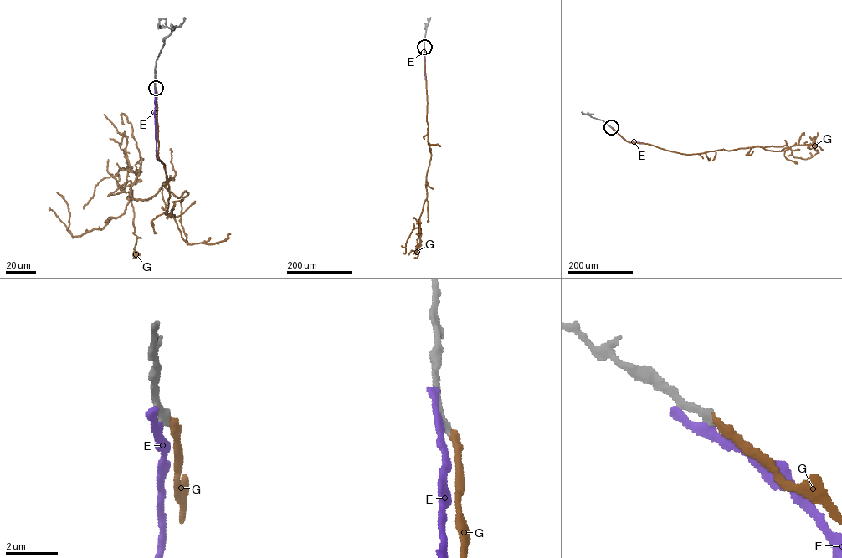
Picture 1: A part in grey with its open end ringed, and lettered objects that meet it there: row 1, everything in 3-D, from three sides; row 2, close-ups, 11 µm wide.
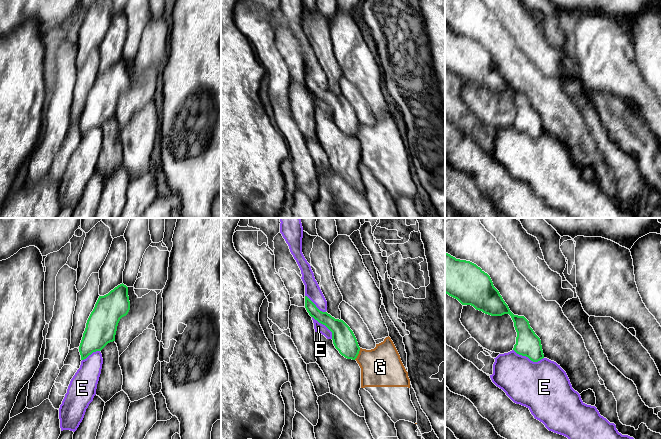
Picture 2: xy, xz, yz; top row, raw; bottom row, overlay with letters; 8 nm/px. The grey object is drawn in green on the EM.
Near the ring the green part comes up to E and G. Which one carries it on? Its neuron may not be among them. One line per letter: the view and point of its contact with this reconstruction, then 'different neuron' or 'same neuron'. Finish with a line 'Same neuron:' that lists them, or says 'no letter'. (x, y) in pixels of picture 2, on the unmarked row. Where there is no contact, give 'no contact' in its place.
E: yz (528, 133) | different neuron
G: xz (357, 130) | different neuron
Same neuron: no letter

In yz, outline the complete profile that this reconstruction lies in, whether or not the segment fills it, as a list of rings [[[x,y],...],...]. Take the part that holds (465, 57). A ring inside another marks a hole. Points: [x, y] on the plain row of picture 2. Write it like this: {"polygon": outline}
{"polygon": [[[445,29],[445,69],[457,75],[462,81],[471,81],[476,86],[491,92],[509,90],[517,108],[513,126],[519,131],[528,133],[533,138],[538,138],[544,134],[541,116],[530,103],[529,97],[524,92],[514,91],[510,87],[499,67],[494,63],[490,52],[476,40],[456,35]]]}

